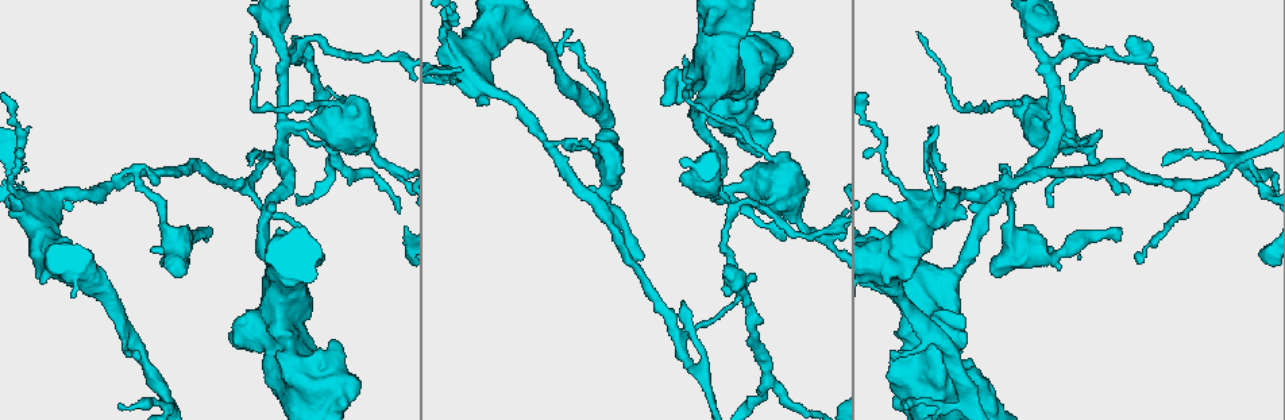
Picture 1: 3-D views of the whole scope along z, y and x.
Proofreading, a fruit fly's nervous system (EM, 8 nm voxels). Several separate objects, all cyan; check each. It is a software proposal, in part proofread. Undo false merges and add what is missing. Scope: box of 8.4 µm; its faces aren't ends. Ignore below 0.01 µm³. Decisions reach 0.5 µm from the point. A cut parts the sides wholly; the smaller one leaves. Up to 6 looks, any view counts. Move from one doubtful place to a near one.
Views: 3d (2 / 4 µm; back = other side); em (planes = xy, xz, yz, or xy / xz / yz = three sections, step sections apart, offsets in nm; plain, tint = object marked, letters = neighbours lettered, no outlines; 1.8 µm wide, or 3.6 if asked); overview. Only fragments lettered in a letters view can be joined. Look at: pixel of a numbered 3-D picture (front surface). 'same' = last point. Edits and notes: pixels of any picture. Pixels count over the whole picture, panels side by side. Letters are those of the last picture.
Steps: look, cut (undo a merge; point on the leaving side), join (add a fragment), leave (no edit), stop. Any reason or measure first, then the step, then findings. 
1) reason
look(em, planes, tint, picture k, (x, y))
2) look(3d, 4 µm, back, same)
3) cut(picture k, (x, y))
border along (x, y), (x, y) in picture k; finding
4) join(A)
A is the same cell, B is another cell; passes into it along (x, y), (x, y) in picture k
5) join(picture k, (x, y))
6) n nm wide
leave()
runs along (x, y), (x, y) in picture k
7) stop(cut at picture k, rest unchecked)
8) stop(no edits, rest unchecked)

thick turns thin
look(em, xy, step 16, tint, picture 1, (448, 82))

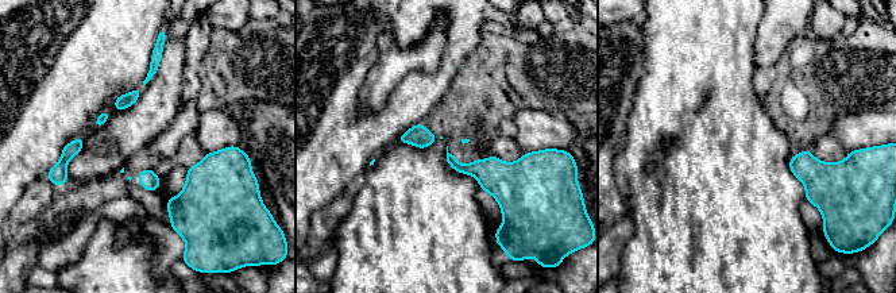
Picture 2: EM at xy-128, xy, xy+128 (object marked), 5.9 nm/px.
look(em, planes, tint, same)

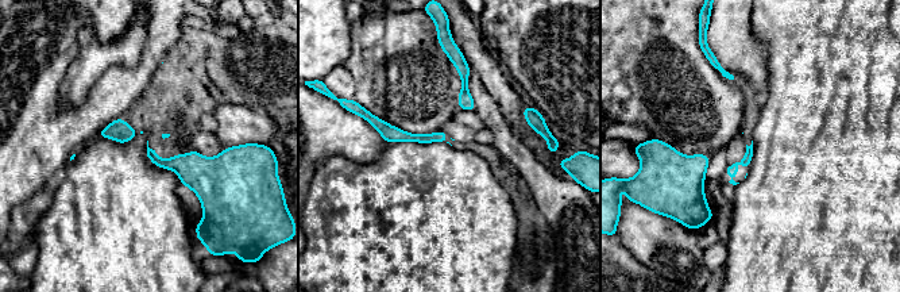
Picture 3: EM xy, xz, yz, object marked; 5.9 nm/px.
see the neighbours
look(em, planes, letters, same)

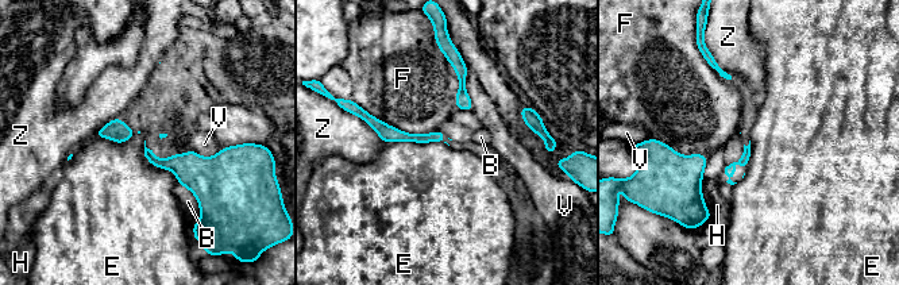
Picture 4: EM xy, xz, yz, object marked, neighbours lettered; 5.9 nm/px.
leave()
B, E, F, H, V and Z are other cells; runs along (370, 119), (388, 134), (442, 138) in picture 4; continuous, no second neuron

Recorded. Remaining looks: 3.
free end
look(3d, 4 µm, picture 1, (639, 259))

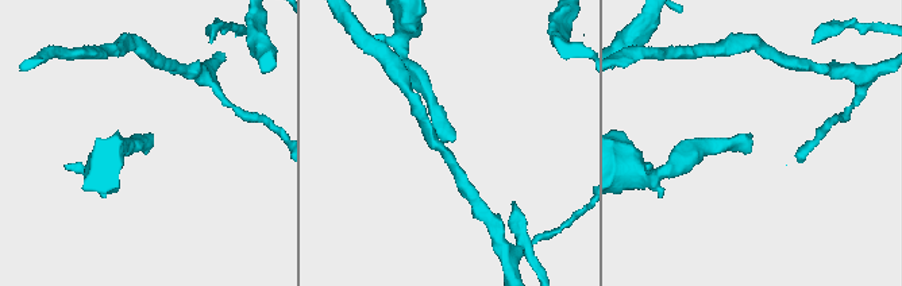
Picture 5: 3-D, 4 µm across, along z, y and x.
now the EM
look(em, planes, letters, picture 5, (749, 153))

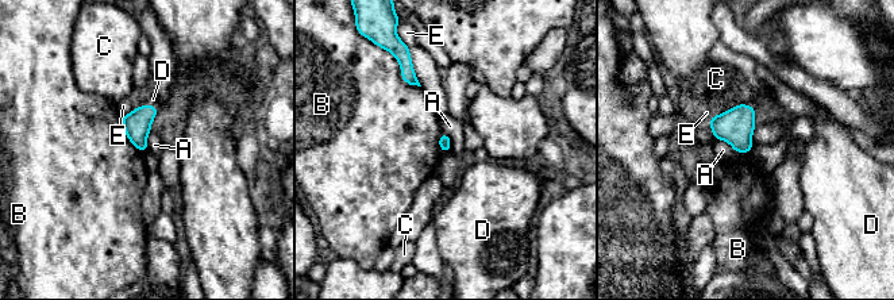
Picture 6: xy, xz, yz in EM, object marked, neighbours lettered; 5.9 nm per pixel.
join(D)
D is the same cell, A, B, C and E are other cells; passes into it along (137, 124), (153, 106), (153, 99) in picture 6; the neuron continues

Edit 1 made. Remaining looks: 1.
stop(join at picture 6, rest unchecked)

